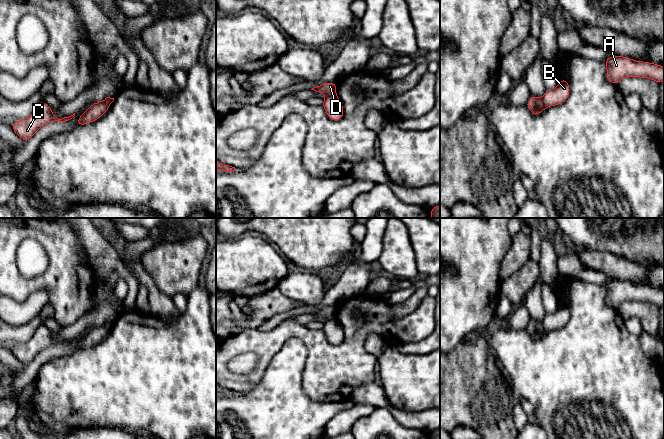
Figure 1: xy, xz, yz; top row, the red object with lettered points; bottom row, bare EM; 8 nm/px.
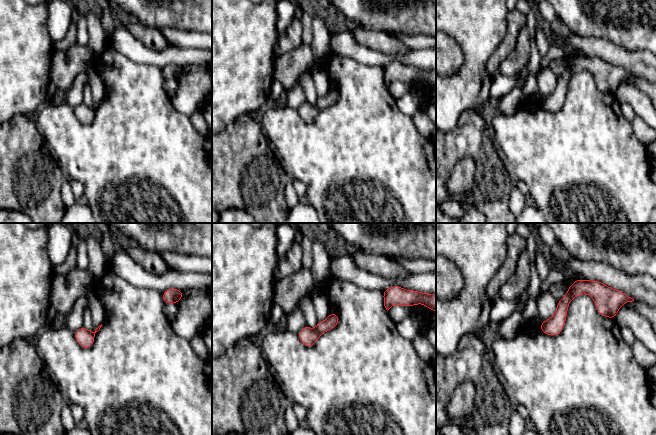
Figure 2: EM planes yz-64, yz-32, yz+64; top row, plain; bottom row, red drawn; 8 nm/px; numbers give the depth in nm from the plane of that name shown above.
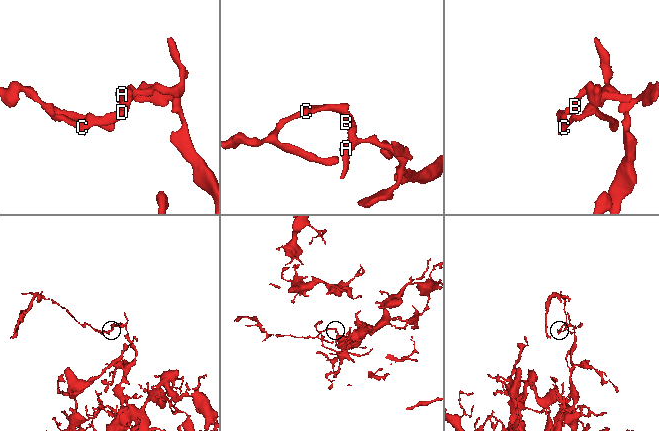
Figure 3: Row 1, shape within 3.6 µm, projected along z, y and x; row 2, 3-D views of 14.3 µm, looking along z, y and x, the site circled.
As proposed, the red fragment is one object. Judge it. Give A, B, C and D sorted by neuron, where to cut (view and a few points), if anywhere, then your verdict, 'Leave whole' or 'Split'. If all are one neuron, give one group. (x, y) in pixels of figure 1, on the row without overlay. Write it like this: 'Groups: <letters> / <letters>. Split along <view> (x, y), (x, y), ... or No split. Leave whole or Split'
Groups: A B / C D. Split along yz (541, 323), (545, 331). Split

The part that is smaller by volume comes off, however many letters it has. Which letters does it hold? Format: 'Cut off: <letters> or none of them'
Cut off: C, D

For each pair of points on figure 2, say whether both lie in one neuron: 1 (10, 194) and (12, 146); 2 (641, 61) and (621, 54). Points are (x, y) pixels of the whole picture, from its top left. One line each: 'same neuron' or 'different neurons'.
1: same neuron
2: same neuron

